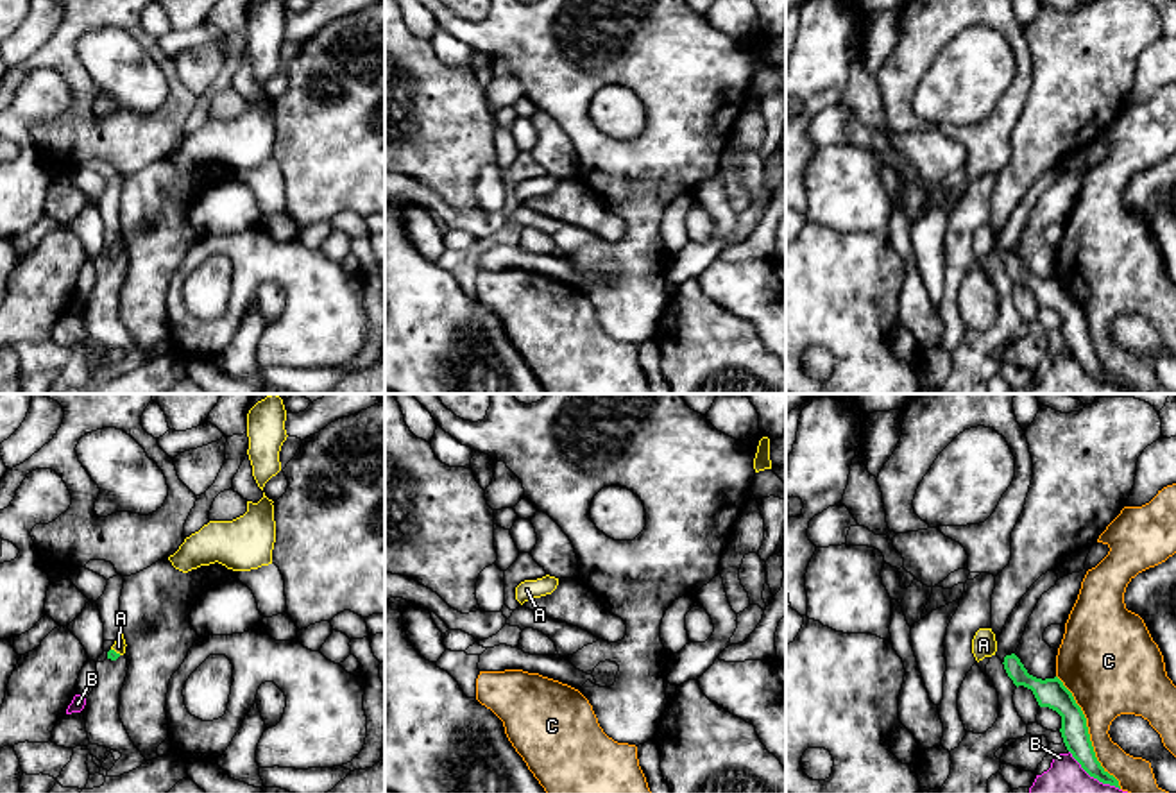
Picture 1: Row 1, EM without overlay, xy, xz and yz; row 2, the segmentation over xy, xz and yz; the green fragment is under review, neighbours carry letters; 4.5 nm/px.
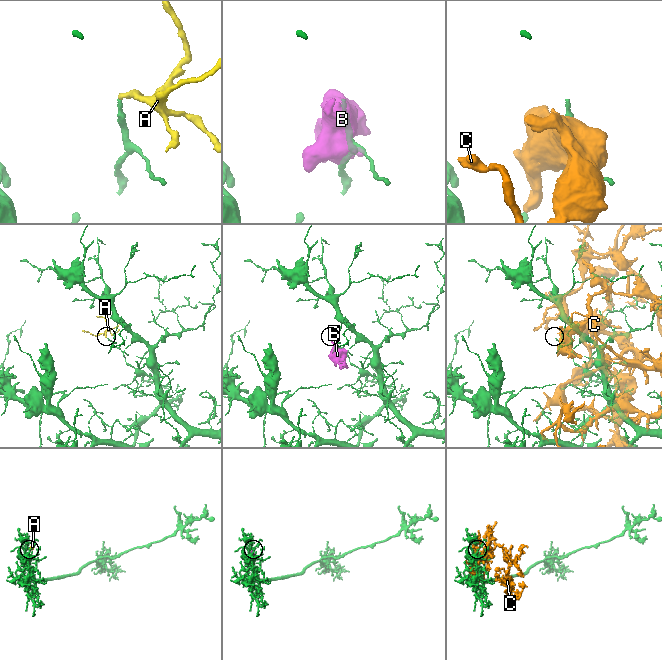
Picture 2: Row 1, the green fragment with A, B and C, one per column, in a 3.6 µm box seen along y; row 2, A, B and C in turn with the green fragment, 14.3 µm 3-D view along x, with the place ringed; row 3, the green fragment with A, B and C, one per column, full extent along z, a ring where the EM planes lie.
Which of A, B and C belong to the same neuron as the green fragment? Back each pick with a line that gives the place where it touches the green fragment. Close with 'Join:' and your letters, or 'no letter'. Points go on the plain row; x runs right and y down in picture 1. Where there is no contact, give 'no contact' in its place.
A: contact xy (115, 251)
Join: A

